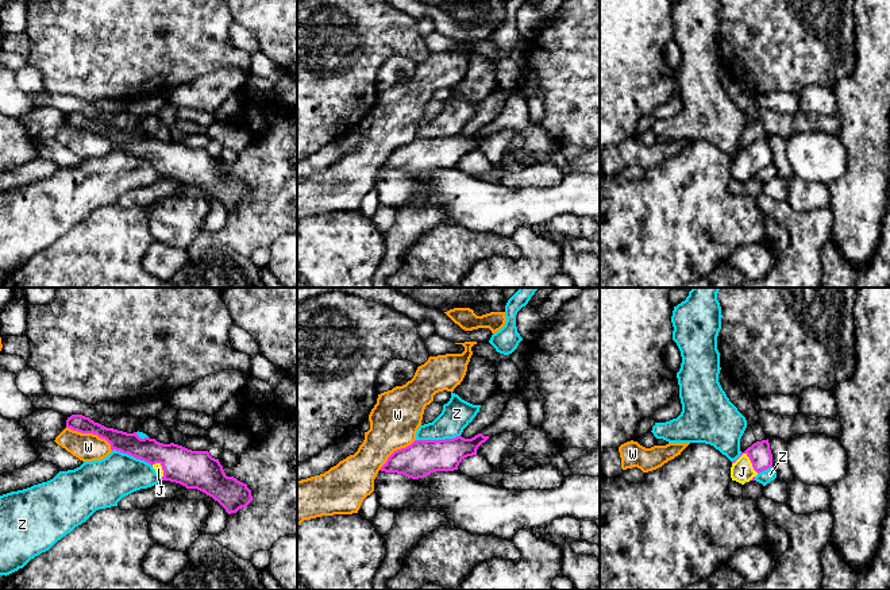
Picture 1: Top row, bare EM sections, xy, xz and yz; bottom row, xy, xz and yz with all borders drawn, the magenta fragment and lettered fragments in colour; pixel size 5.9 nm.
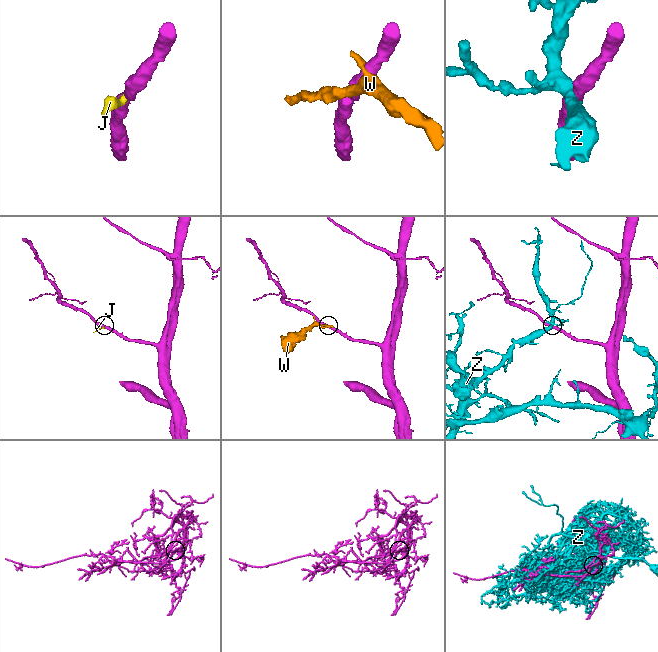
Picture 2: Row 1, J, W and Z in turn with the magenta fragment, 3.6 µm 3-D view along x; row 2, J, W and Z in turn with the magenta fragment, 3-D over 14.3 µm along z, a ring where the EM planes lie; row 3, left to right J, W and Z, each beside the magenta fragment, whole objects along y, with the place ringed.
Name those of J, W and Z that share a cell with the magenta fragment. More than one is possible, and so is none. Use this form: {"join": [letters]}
{"join": ["J"]}

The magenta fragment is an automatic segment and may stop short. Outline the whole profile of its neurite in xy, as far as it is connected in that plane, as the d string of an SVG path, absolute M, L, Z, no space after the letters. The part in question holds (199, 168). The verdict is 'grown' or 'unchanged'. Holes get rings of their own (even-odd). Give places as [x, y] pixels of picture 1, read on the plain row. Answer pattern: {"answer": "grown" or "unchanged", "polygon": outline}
{"answer": "grown", "polygon": "M82 112L68 115L66 124L81 131L97 132L111 142L112 149L116 147L150 161L162 178L205 190L228 212L236 211L253 198L247 182L234 174L227 174L219 157L212 155L208 149L192 149L150 135L140 136L136 130L127 131L107 126Z"}

